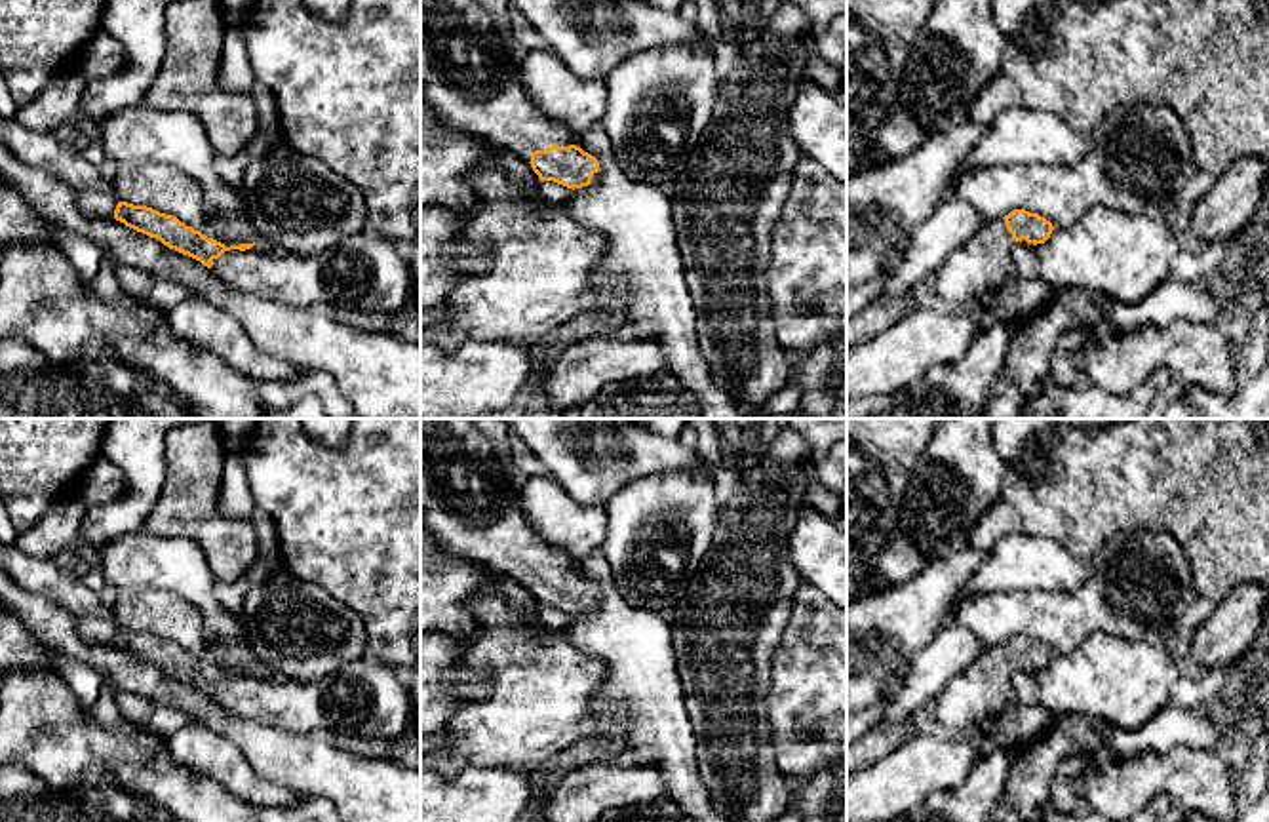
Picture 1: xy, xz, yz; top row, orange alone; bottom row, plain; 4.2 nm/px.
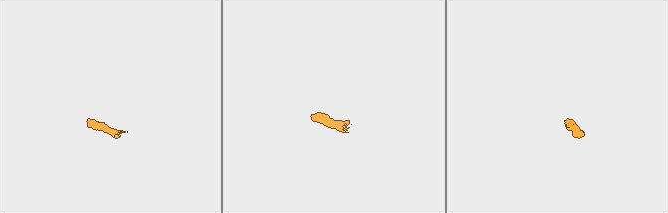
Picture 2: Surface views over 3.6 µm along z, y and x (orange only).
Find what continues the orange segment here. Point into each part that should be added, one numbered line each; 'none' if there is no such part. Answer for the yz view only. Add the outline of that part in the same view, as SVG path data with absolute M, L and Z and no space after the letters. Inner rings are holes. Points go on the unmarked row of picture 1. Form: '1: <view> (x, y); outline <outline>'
1: yz (980, 693); outline M1005 645L984 647L984 653L934 700L938 723L955 733L980 731L1014 698L1014 672Z

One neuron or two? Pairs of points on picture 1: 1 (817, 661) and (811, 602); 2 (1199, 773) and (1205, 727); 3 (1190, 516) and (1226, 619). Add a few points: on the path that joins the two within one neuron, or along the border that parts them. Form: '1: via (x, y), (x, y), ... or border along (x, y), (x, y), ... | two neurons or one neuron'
1: via (817, 645), (815, 617) | one neuron
2: border along (1157, 750), (1171, 752), (1184, 746), (1229, 754) | two neurons
3: border along (1249, 583), (1233, 588), (1216, 606) | two neurons

